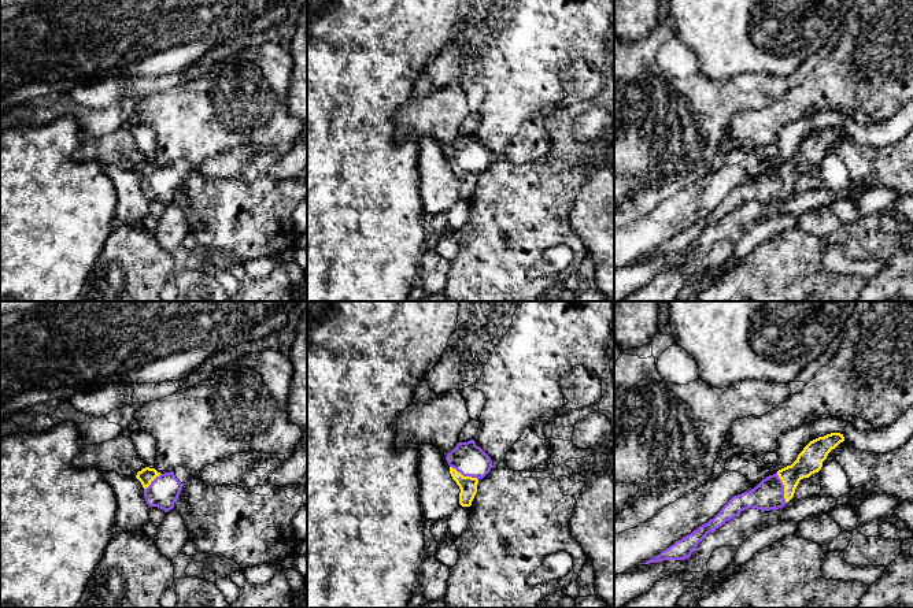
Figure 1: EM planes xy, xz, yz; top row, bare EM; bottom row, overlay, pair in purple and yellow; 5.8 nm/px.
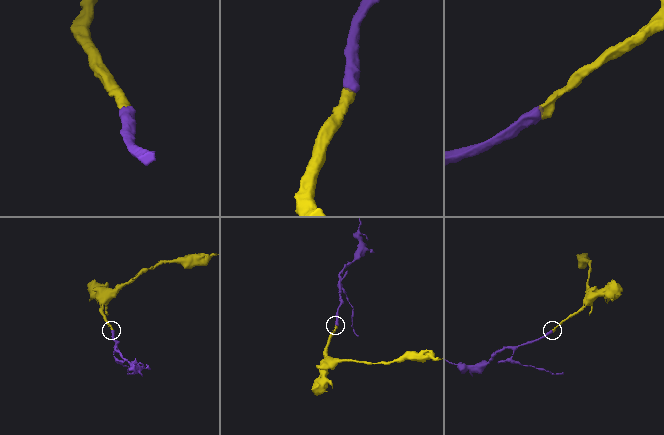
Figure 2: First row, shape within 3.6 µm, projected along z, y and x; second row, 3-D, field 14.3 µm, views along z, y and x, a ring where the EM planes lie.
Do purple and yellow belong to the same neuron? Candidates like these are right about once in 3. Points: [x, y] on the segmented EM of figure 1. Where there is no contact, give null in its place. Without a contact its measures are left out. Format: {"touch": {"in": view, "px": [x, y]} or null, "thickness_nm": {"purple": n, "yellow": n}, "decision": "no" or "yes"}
{"touch": {"in": "yz", "px": [783, 488]}, "thickness_nm": {"purple": 180, "yellow": 150}, "decision": "yes"}

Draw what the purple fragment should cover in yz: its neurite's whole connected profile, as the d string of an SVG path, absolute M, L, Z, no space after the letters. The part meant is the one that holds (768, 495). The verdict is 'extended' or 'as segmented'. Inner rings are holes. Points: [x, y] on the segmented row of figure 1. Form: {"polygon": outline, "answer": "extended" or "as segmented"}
{"polygon": "M831 433L810 441L791 466L766 477L754 489L733 496L713 519L643 564L690 557L709 533L721 527L744 509L770 511L783 508L794 497L799 481L818 472L828 453L843 441L844 437L840 433Z", "answer": "extended"}

